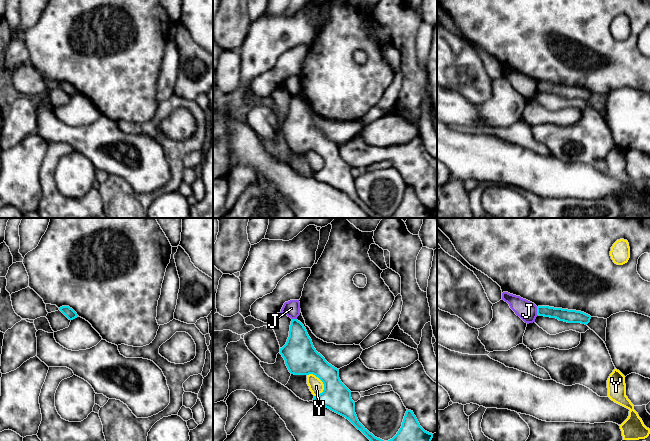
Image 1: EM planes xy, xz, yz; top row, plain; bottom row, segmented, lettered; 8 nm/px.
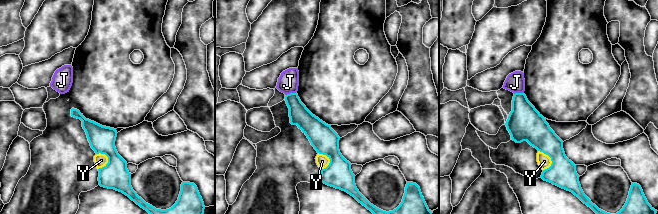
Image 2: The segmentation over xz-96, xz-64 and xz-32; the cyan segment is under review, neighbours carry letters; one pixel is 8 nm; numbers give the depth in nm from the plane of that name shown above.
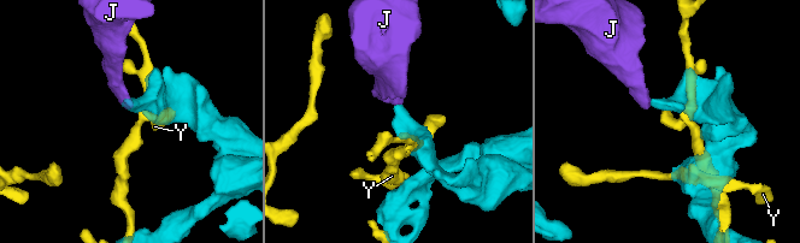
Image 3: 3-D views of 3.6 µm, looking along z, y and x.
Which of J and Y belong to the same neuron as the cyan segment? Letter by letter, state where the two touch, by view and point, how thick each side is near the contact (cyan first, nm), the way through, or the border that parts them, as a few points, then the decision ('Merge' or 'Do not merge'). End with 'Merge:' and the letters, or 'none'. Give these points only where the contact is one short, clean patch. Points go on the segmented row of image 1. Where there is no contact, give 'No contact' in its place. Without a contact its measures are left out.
J: Touches cyan at yz (537, 311). Thickness 100 nm (cyan) against 160 nm. Boundary: yz (536, 307), (537, 315). Do not merge
Y: Touches cyan at xz (322, 381). Thickness 280 nm (cyan) against 120 nm. Do not merge
Merge: none

